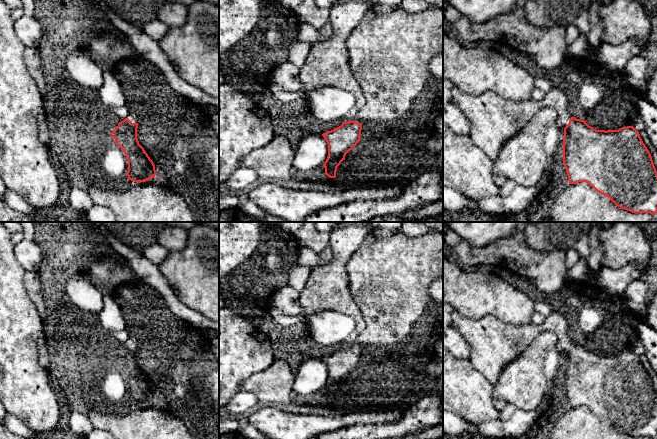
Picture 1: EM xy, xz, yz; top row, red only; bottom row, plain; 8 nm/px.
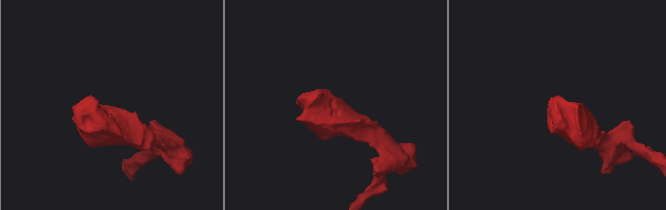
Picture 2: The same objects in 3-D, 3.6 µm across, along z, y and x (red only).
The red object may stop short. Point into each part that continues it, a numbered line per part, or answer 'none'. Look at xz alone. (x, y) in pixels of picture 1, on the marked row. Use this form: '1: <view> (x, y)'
1: xz (390, 49)

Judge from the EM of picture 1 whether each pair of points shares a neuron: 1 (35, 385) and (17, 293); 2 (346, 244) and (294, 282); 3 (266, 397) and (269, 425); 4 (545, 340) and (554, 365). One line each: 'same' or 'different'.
1: same
2: different
3: different
4: different

